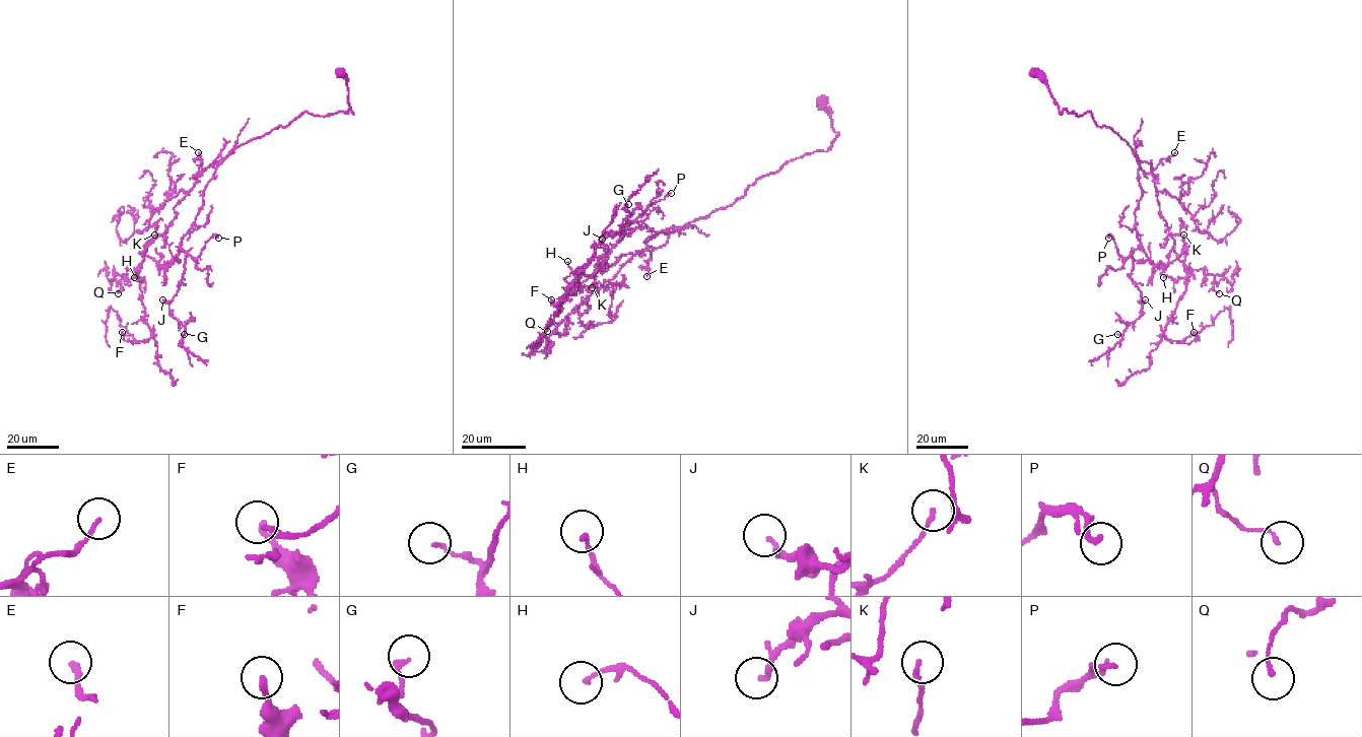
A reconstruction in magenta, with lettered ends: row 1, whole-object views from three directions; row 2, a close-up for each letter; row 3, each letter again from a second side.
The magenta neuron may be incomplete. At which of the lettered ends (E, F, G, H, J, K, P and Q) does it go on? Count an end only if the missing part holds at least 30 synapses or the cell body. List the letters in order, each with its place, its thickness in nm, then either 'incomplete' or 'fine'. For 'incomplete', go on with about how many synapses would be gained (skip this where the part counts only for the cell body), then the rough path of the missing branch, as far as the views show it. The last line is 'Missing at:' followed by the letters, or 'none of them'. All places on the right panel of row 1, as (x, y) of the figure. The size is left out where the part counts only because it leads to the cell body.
E: at (1174, 152); 170 nm thick; incomplete; about 40 synapses; missing branch runs (1174, 152), (1198, 136), (1201, 119), (1196, 110), (1199, 104)
F: at (1194, 332); 200 nm thick; fine
G: at (1117, 334); 150 nm thick; fine
H: at (1163, 277); 140 nm thick; fine
J: at (1145, 299); 170 nm thick; fine
K: at (1183, 235); 90 nm thick; fine
P: at (1108, 238); 170 nm thick; fine
Q: at (1219, 293); 120 nm thick; fine
Missing at: E

